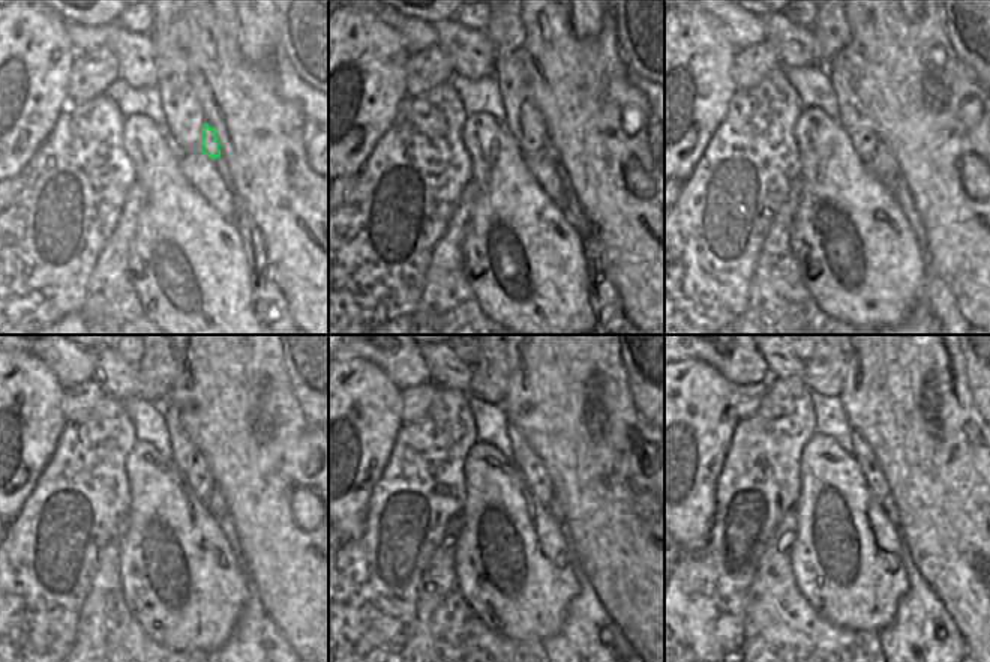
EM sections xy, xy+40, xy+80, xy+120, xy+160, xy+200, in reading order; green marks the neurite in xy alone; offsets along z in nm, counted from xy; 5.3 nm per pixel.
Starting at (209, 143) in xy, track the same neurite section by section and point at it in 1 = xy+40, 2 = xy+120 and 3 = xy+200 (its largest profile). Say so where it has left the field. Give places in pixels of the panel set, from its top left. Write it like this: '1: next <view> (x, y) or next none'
1: next xy+40 (549, 150)
2: next xy+120 (216, 505)
3: next xy+200 (893, 515)

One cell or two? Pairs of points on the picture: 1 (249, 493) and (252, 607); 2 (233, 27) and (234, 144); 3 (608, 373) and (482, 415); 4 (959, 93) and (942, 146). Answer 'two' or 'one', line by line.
1: two
2: two
3: two
4: one

